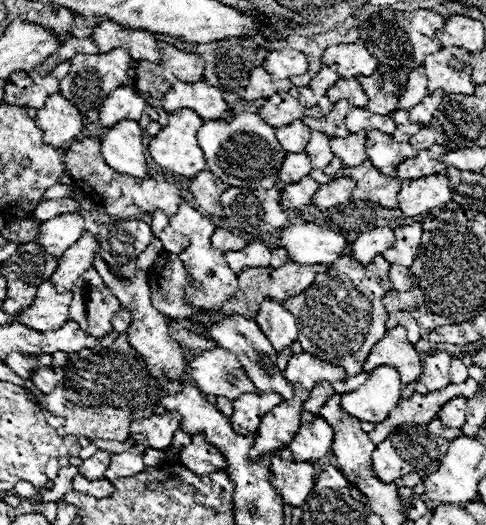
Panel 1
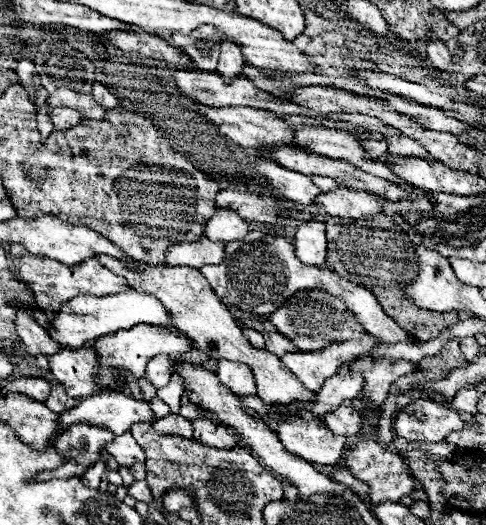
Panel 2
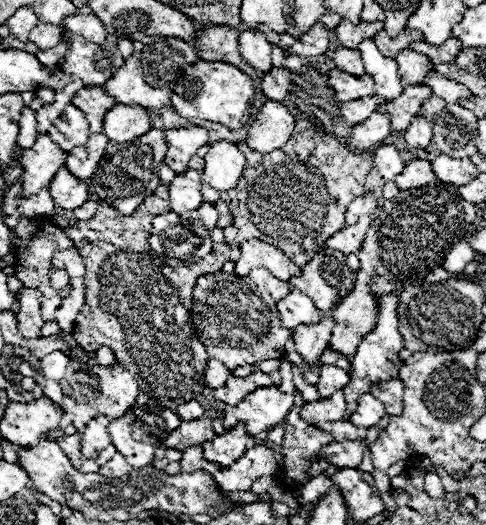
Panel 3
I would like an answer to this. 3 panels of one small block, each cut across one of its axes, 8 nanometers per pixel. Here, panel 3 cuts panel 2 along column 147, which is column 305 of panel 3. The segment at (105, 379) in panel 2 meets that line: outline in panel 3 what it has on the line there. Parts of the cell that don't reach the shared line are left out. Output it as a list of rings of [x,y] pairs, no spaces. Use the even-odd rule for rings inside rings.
[[[322,318],[316,324],[296,326],[296,330],[294,330],[296,352],[302,356],[302,360],[308,366],[318,364],[322,352],[328,348],[328,338],[330,338],[330,332],[332,332],[334,324],[336,322],[332,318]]]

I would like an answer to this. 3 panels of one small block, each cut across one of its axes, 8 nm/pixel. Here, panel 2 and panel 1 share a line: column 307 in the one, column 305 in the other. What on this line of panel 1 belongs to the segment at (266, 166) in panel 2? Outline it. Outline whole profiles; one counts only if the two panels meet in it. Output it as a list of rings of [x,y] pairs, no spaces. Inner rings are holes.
[[[304,176],[304,180],[288,184],[286,188],[282,188],[282,206],[286,210],[294,210],[300,206],[306,206],[312,202],[312,196],[320,190],[320,182],[316,182],[310,176]]]

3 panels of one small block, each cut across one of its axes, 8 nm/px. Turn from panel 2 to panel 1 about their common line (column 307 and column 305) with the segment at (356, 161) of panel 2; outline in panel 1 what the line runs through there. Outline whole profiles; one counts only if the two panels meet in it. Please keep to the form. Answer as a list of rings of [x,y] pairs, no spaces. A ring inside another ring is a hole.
[[[302,120],[290,122],[288,126],[276,128],[276,138],[284,152],[302,152],[310,140],[310,128],[302,124]]]

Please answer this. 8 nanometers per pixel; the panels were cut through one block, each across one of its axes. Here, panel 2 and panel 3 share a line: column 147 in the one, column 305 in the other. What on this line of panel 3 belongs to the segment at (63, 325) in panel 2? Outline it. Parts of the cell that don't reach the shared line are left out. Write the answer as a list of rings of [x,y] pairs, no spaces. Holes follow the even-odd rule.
[[[292,290],[278,302],[280,322],[284,328],[294,330],[300,324],[316,324],[320,322],[320,310],[316,310],[314,302],[302,294],[300,290]]]

